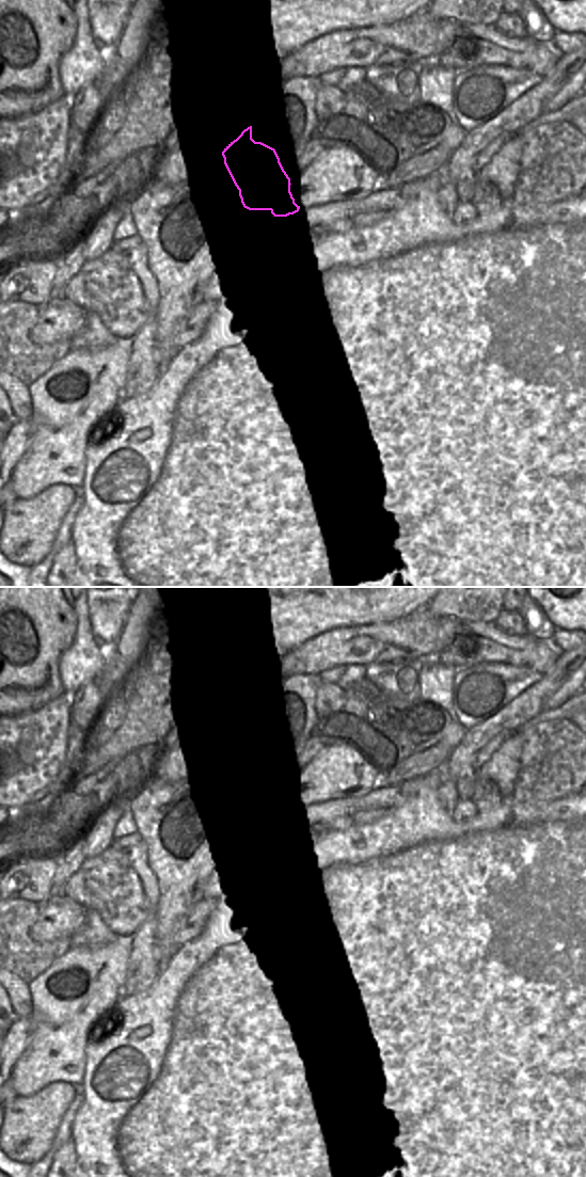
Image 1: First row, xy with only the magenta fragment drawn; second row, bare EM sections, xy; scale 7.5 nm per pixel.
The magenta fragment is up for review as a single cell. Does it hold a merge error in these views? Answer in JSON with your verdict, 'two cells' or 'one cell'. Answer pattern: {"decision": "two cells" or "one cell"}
{"decision": "two cells"}

